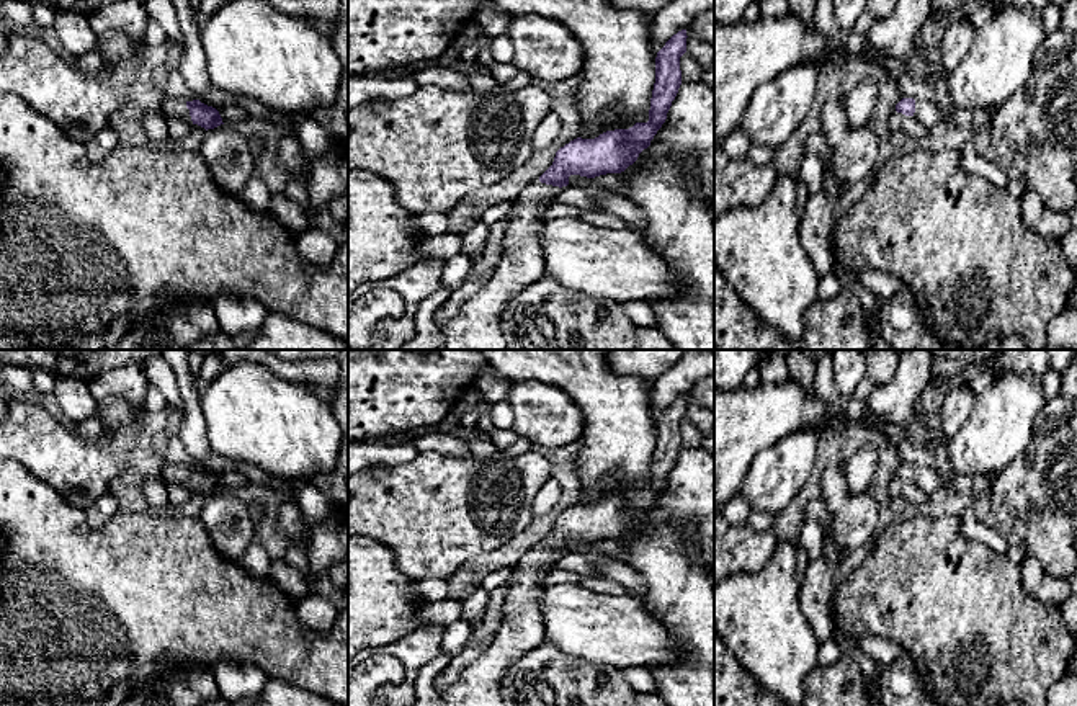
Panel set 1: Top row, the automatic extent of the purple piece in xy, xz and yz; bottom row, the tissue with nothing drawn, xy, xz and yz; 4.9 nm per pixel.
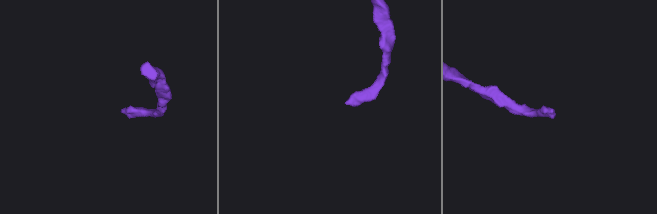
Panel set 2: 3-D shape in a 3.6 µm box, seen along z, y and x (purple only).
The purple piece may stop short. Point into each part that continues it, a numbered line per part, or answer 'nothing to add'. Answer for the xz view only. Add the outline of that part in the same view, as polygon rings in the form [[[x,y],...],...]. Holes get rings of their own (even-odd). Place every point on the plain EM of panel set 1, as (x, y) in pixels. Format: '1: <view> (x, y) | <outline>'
1: xz (522, 628) | [[[536,546],[512,569],[500,628],[487,650],[441,691],[445,706],[505,706],[500,683],[508,668],[544,641],[539,574],[552,570],[559,557]]]

